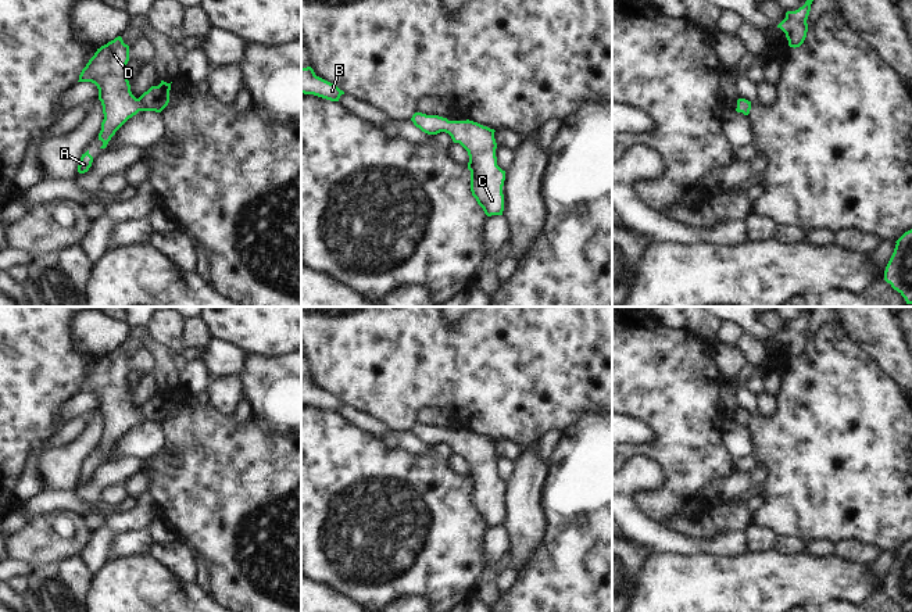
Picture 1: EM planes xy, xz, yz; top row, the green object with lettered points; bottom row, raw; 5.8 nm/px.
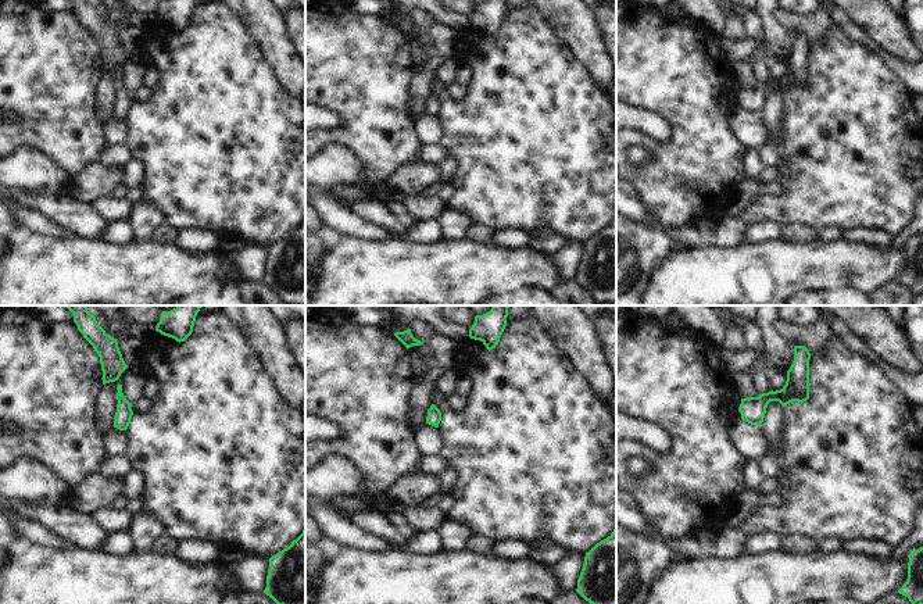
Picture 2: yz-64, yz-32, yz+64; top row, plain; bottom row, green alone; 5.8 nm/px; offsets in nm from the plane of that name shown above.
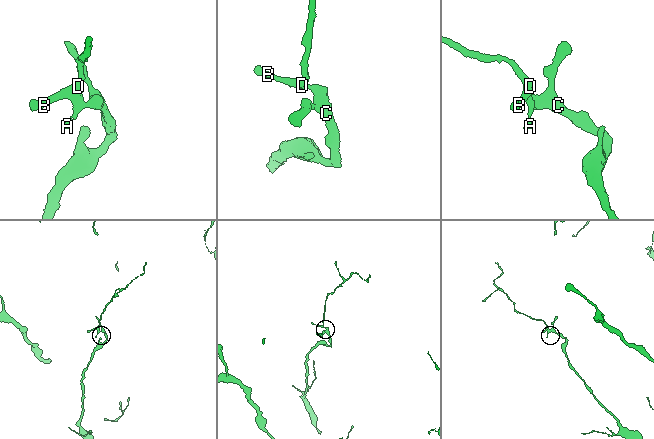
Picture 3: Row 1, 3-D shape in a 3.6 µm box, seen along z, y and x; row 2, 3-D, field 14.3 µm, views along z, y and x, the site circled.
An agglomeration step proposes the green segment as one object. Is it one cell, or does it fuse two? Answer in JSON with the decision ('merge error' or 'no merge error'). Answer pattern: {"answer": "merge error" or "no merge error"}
{"answer": "no merge error"}

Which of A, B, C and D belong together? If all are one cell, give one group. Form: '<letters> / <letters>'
A B C D

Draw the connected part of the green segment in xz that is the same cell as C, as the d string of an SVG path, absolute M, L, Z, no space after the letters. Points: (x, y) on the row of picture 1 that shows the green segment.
M415 112L414 125L428 135L446 132L469 155L471 192L487 216L503 215L505 171L497 165L494 129L473 121L448 121L439 115Z

